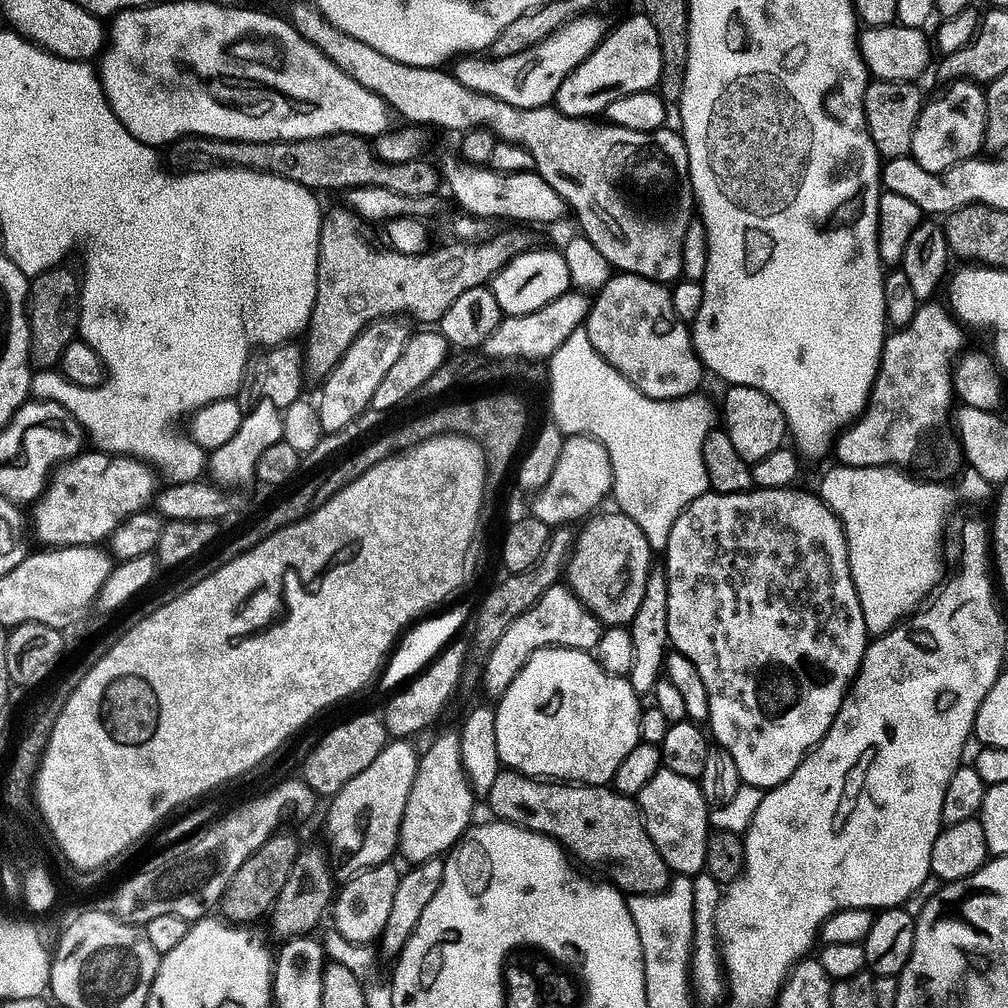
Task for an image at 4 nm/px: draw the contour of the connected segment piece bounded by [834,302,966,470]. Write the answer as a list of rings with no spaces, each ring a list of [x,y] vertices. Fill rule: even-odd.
[[[928,302],[912,316],[901,332],[885,339],[880,372],[863,416],[840,433],[834,456],[845,468],[898,468],[915,470],[912,448],[920,432],[938,424],[942,416],[951,417],[957,403],[954,369],[965,351],[965,325],[947,307]]]

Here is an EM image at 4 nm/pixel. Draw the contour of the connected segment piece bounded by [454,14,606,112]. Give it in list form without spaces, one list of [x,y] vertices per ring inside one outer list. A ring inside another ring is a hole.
[[[589,14],[571,20],[550,38],[543,40],[532,49],[528,49],[511,58],[494,60],[491,58],[460,58],[455,61],[454,75],[462,86],[498,98],[515,109],[522,111],[542,109],[555,103],[562,83],[586,60],[592,56],[606,35],[603,15]]]

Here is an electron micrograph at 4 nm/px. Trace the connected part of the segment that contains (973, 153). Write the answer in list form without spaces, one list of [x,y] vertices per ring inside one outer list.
[[[952,82],[942,98],[923,107],[915,128],[911,157],[927,172],[940,174],[955,165],[975,159],[982,151],[988,127],[987,93],[975,82]]]

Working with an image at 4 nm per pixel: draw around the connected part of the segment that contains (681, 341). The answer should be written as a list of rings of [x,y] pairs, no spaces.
[[[616,274],[595,297],[586,321],[595,350],[650,399],[685,399],[701,391],[706,369],[692,345],[692,330],[679,316],[673,293],[641,276]]]

